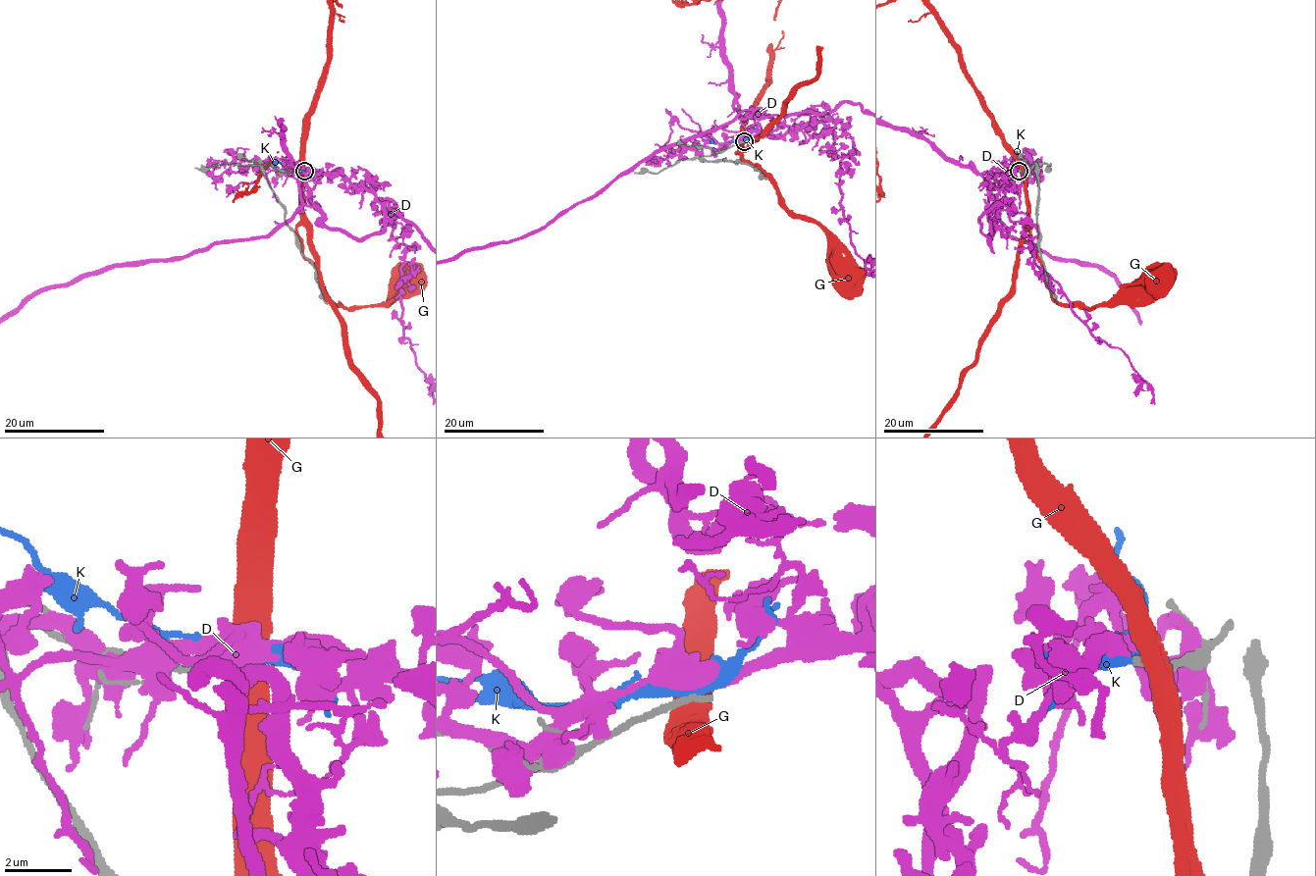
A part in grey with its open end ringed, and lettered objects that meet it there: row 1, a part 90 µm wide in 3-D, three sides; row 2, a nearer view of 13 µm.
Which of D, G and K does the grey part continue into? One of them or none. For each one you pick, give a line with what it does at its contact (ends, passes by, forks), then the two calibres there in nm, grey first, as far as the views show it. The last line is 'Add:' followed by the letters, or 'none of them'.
Add: none of them

